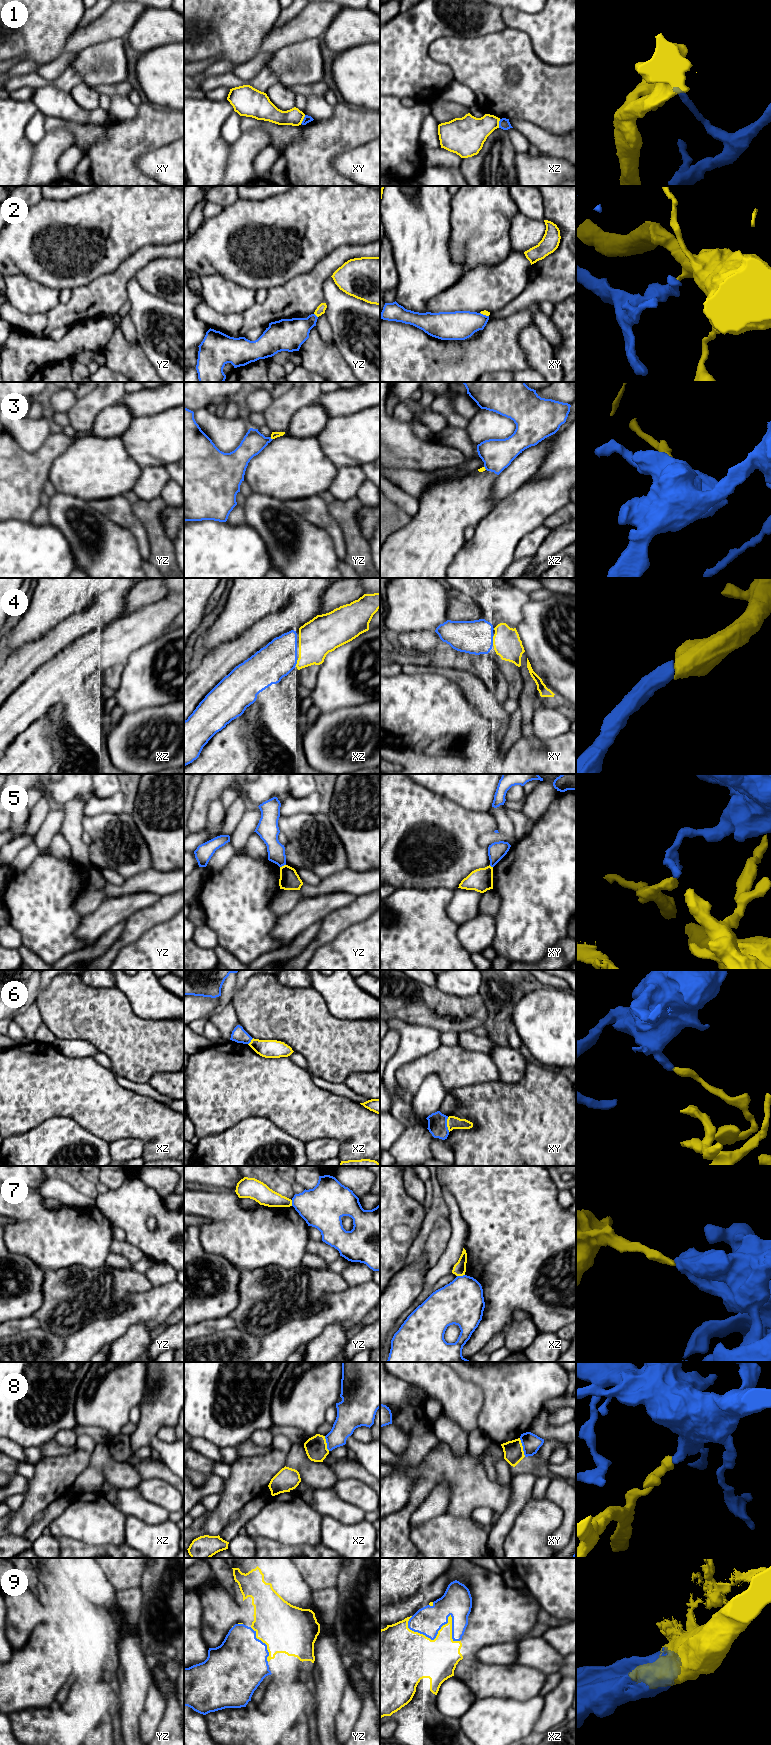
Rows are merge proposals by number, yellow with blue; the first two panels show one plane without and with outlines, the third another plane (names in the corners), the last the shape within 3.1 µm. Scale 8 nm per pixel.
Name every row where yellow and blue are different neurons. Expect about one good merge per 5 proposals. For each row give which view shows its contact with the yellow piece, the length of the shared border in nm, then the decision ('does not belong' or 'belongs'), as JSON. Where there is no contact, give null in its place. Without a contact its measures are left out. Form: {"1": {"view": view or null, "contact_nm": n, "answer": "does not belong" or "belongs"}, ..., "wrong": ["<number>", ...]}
{"1": {"view": "xy", "contact_nm": 80, "answer": "does not belong"}, "2": {"view": "yz", "contact_nm": 50, "answer": "does not belong"}, "3": {"view": "yz", "contact_nm": 30, "answer": "does not belong"}, "4": {"view": "xy", "contact_nm": 90, "answer": "belongs"}, "5": {"view": "yz", "contact_nm": 50, "answer": "does not belong"}, "6": {"view": "xy", "contact_nm": 120, "answer": "does not belong"}, "7": {"view": "xz", "contact_nm": 70, "answer": "does not belong"}, "8": {"view": "xy", "contact_nm": 160, "answer": "does not belong"}, "9": {"view": "xz", "contact_nm": 460, "answer": "belongs"}, "wrong": ["1", "2", "3", "5", "6", "7", "8"]}

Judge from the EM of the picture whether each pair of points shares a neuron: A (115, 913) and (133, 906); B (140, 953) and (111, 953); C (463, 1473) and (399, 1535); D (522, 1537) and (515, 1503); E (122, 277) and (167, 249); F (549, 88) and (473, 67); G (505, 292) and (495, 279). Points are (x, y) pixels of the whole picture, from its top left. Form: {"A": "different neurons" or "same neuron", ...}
{"A": "same neuron", "B": "different neurons", "C": "same neuron", "D": "different neurons", "E": "same neuron", "F": "same neuron", "G": "same neuron"}

